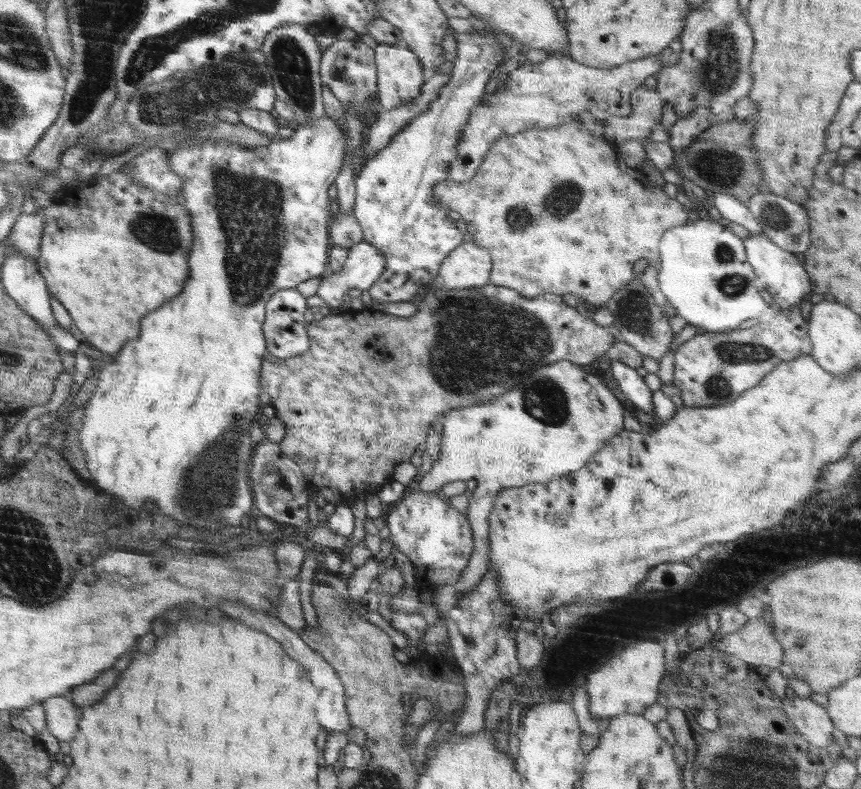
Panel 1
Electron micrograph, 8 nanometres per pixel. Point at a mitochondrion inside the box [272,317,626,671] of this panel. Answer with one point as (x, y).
(543, 399)

